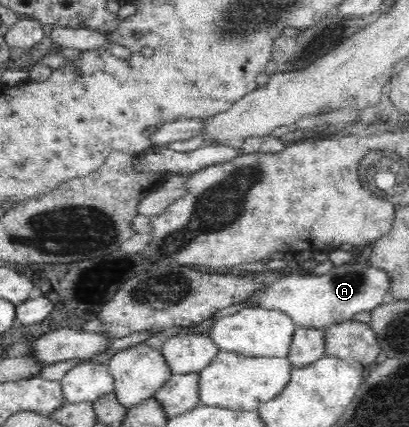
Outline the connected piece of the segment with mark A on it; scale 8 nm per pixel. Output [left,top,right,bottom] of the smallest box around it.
[243,261,392,329]

